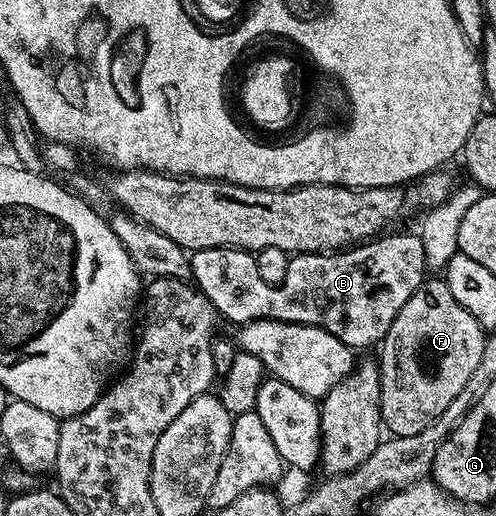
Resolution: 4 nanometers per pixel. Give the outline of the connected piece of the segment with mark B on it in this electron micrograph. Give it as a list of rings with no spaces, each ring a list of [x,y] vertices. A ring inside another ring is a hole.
[[[384,234],[379,238],[373,238],[367,242],[361,243],[359,246],[349,247],[347,250],[336,250],[331,254],[321,254],[318,252],[301,252],[293,255],[288,261],[288,269],[286,270],[286,278],[281,284],[271,284],[270,282],[262,282],[262,278],[258,275],[258,266],[256,265],[256,257],[253,253],[245,252],[242,248],[207,248],[206,250],[198,250],[191,253],[191,279],[194,281],[195,287],[200,289],[200,293],[212,303],[212,307],[216,309],[221,317],[224,316],[230,323],[235,326],[243,326],[254,322],[255,320],[281,320],[287,324],[309,324],[310,326],[318,326],[322,330],[326,330],[330,334],[334,334],[334,338],[338,338],[345,344],[347,348],[359,350],[359,348],[368,348],[379,345],[383,341],[384,336],[390,330],[390,326],[394,322],[394,318],[398,314],[398,310],[402,310],[402,306],[406,306],[406,302],[410,298],[410,294],[414,294],[414,290],[418,290],[420,285],[426,279],[426,267],[423,256],[423,246],[419,235],[412,236],[388,236],[392,234]]]

